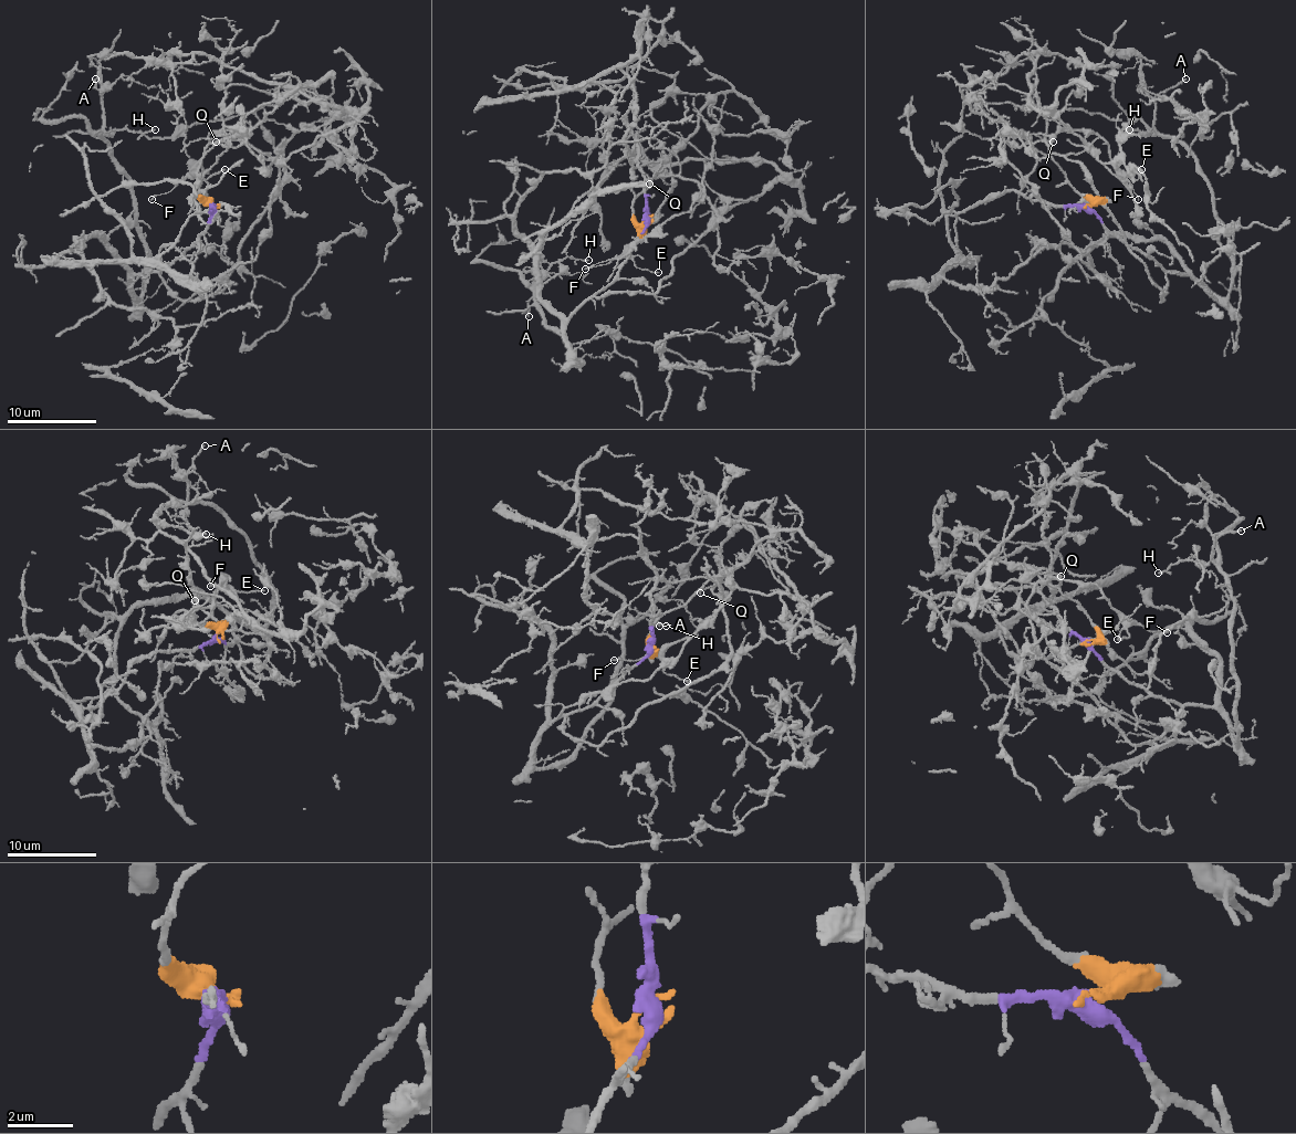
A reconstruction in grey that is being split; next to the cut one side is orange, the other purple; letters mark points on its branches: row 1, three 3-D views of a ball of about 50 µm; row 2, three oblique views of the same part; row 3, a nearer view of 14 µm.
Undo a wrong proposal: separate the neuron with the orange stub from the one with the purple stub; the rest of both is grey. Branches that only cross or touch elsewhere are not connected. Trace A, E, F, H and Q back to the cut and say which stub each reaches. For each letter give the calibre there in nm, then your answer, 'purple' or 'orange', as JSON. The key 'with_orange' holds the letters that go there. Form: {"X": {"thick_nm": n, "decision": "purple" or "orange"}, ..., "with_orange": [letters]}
{"A": {"thick_nm": 150, "decision": "purple"}, "E": {"thick_nm": 130, "decision": "orange"}, "F": {"thick_nm": 120, "decision": "orange"}, "H": {"thick_nm": 150, "decision": "purple"}, "Q": {"thick_nm": 110, "decision": "orange"}, "with_orange": ["E", "F", "Q"]}

